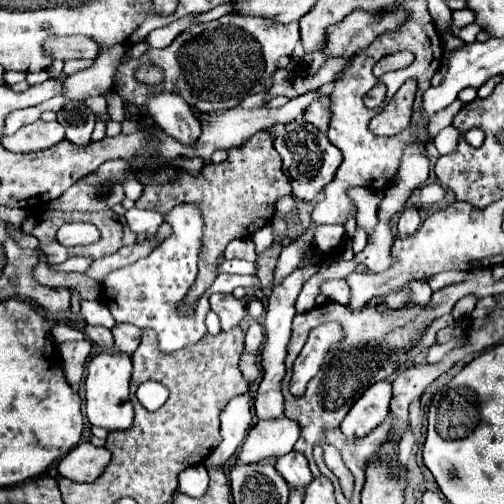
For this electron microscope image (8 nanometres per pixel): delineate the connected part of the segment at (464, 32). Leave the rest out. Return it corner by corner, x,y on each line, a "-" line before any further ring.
471,23
471,25
463,27
463,29
459,29
459,31
457,31
457,35
459,35
463,41
467,41
467,43
473,43
479,31
483,31
483,27
481,27
481,25
477,25
477,23

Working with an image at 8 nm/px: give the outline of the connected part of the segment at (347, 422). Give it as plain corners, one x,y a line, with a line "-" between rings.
389,381
371,385
363,393
363,397
351,407
347,417
341,421
341,431
349,439
367,437
387,417
389,401
391,401
391,383

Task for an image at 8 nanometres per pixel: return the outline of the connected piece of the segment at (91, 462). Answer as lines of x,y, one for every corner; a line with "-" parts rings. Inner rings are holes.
83,441
57,463
57,471
71,481
89,483
103,473
109,459
111,453
107,453
105,447
95,447
89,441

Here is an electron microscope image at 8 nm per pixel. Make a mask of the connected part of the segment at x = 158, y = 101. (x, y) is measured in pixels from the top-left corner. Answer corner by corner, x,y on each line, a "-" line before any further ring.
163,91
151,97
147,111
163,131
175,137
175,141
179,139
183,145
193,145
199,139
201,125
189,105
175,91

